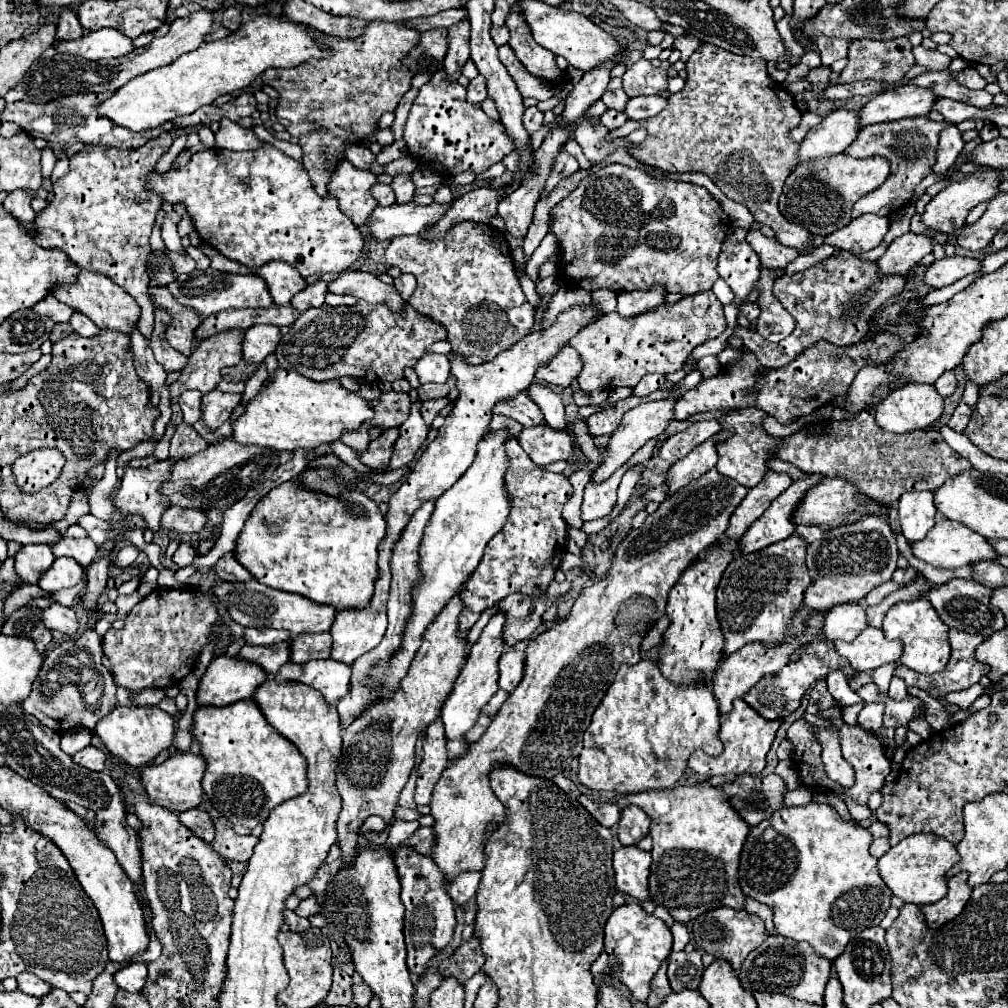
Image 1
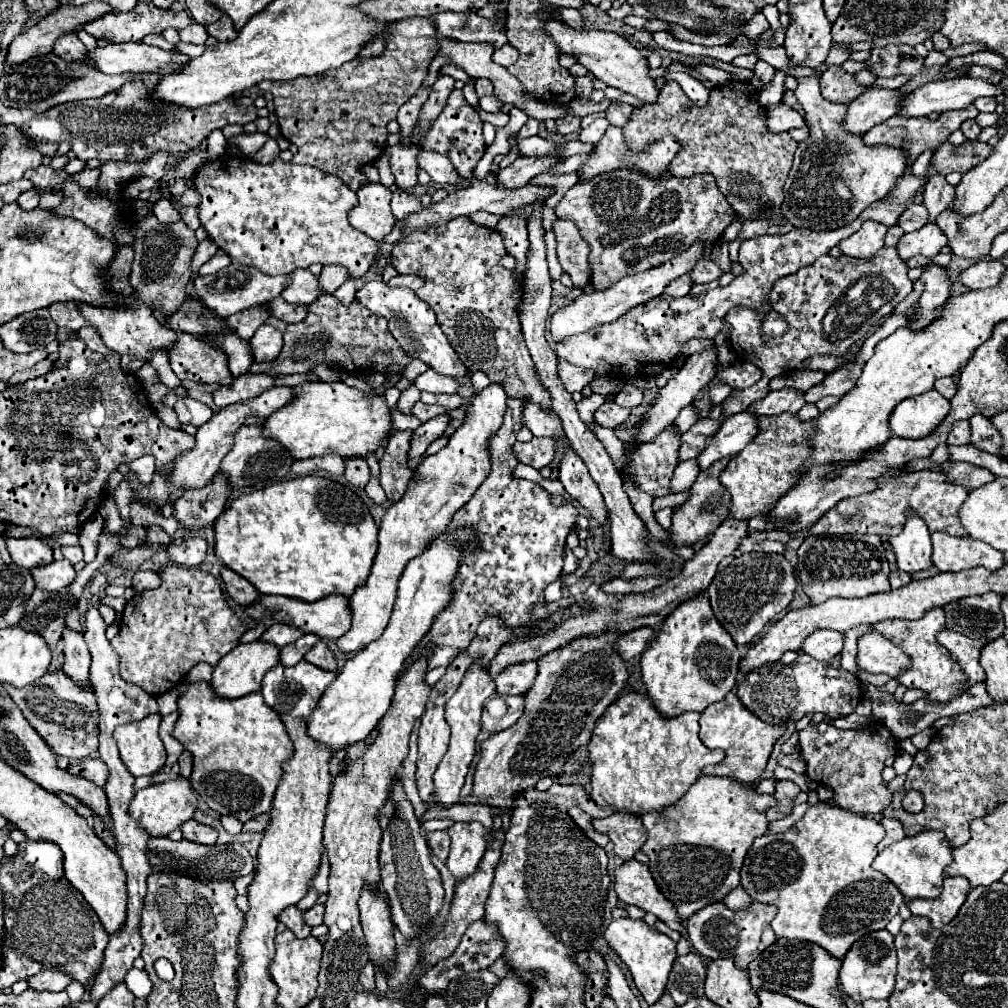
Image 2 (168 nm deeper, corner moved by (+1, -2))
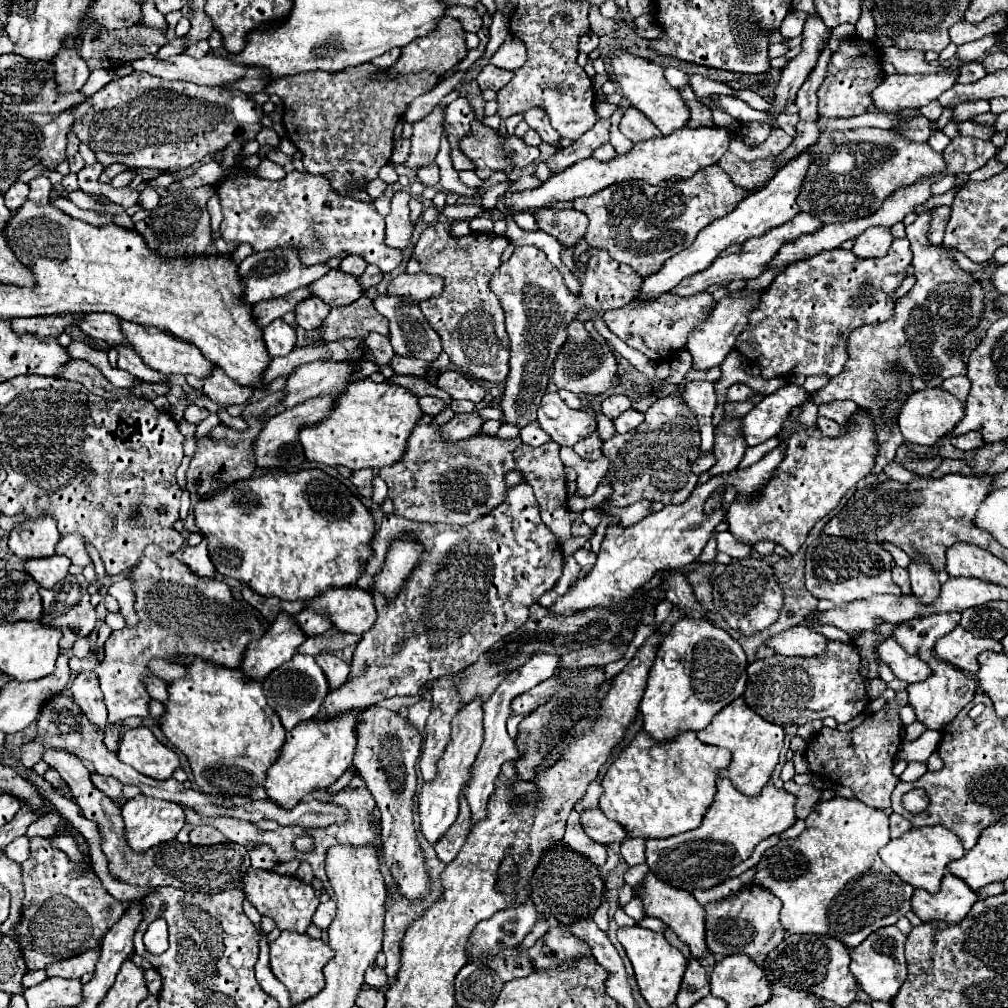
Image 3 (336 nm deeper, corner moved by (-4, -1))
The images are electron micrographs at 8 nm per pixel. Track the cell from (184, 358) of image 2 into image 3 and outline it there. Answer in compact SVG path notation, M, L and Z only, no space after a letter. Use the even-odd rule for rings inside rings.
M214 367L212 375L206 379L198 379L188 375L186 377L188 385L204 393L210 401L214 401L220 407L230 407L230 405L244 405L252 399L252 389L238 385L234 379L230 379L220 367Z

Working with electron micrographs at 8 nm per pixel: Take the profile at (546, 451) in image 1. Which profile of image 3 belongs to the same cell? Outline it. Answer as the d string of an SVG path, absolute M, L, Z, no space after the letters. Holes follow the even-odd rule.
M420 423L408 439L402 461L380 469L380 477L388 483L388 497L394 501L396 515L412 521L466 525L488 515L502 503L510 487L504 477L510 471L518 471L522 481L534 489L542 521L554 531L558 543L564 543L570 539L570 517L566 507L566 473L558 449L560 445L554 441L530 447L522 443L520 437L500 439L490 435L476 435L450 443L442 439L440 427Z

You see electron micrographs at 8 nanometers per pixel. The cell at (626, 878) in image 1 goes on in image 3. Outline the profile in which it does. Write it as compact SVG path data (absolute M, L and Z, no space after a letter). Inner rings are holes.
M648 873L646 879L642 881L640 887L640 899L644 903L644 913L650 917L656 917L660 921L664 921L670 929L674 929L674 933L680 937L680 941L684 941L690 951L692 951L692 959L704 959L710 951L706 947L706 925L704 925L704 907L694 899L694 895L690 895L684 889L678 887L670 887L668 883L660 881L656 875Z

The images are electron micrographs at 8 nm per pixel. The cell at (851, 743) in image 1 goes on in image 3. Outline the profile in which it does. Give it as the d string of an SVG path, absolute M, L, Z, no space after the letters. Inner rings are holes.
M906 689L898 691L894 699L886 701L886 705L880 711L868 715L862 721L862 725L850 733L840 733L838 729L822 727L818 731L818 735L808 743L808 749L806 749L806 759L810 763L812 775L830 779L844 787L850 787L856 793L856 799L860 799L868 807L888 809L890 795L892 795L896 783L900 781L892 773L892 765L898 757L898 749L902 743L902 739L900 739L902 721L898 717L898 711L904 705L908 705Z

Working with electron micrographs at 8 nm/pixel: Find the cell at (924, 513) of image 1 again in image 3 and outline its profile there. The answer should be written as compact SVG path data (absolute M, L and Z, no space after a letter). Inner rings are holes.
M912 561L908 571L910 571L910 581L912 581L912 593L918 599L922 599L922 603L934 603L940 591L940 583L934 569L928 563Z

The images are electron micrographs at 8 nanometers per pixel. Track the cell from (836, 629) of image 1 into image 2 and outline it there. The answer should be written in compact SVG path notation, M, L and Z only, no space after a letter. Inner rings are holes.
M833 630L813 632L803 644L803 652L813 656L815 660L831 660L841 650L843 650L843 632Z

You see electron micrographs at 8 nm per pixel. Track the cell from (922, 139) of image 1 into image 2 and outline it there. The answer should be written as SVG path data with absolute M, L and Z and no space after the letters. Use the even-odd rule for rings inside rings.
M969 106L969 108L963 108L963 110L951 110L951 112L945 112L941 114L937 120L929 120L929 118L905 118L905 116L893 116L889 120L885 120L883 124L877 124L873 126L865 136L863 136L863 142L867 146L891 146L891 148L899 148L907 154L909 158L909 164L905 168L905 174L911 172L911 164L915 162L915 158L919 154L923 154L925 150L937 150L941 144L948 140L949 135L960 129L961 124L967 120L967 118L975 118L979 112L975 106Z

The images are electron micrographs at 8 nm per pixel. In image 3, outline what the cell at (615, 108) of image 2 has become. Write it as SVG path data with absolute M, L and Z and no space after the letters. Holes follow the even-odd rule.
M628 107L628 111L624 113L622 121L620 121L620 131L632 141L632 143L640 143L652 137L660 137L658 127L654 127L650 123L650 119L646 115L642 115L638 109Z

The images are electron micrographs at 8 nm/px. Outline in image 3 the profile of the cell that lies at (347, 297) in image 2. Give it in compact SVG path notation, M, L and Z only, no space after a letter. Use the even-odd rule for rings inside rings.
M368 265L368 267L366 267L366 271L364 271L364 273L362 273L362 277L360 277L360 283L362 283L362 287L364 287L364 289L370 289L370 287L378 285L378 283L382 281L382 277L384 277L384 273L380 271L380 267Z

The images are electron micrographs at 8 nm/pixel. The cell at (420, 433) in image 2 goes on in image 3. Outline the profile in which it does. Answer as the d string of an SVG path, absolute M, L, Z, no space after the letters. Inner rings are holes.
M478 411L460 413L452 421L442 425L442 437L450 439L450 441L458 441L458 439L478 435L482 431L482 423L484 423L484 419L478 415Z

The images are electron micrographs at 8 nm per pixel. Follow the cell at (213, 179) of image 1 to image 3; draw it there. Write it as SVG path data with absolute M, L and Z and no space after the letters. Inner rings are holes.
M236 167L232 173L224 177L224 181L218 185L218 197L222 203L224 221L220 225L222 239L230 243L248 243L254 247L254 253L276 249L284 245L292 245L300 249L300 259L306 265L316 265L320 261L328 261L336 257L338 253L354 253L366 259L368 263L378 265L384 273L394 271L402 263L402 251L392 249L384 243L384 217L378 215L374 205L356 201L352 197L342 197L336 191L332 191L330 183L322 175L310 175L292 171L280 181L268 181L254 175L248 175L244 169Z

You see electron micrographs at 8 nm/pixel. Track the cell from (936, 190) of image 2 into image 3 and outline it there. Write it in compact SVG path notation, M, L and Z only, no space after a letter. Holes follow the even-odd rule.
M930 211L916 217L912 225L906 227L906 237L910 241L914 259L914 277L916 283L894 305L894 313L884 323L862 325L854 329L848 337L848 361L840 375L832 377L830 383L814 393L812 401L820 405L828 405L832 401L854 401L858 407L868 410L877 422L879 452L875 456L875 464L871 471L873 476L879 475L885 465L894 460L897 449L902 443L896 419L888 424L881 420L884 405L896 399L899 382L896 373L906 371L914 375L914 391L926 387L942 387L942 381L954 375L966 375L966 365L962 363L962 351L958 355L950 355L950 343L954 339L962 339L980 325L984 313L986 293L980 283L958 267L956 259L946 253L942 245L932 245L926 237L930 227Z

